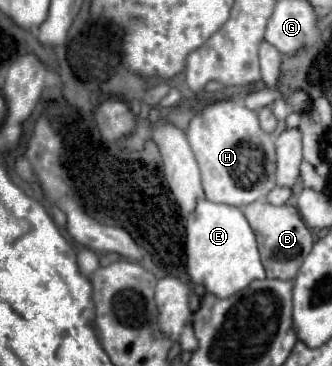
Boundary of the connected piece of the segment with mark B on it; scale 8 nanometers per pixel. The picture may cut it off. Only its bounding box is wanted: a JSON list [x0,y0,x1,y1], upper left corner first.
[243,202,313,280]

